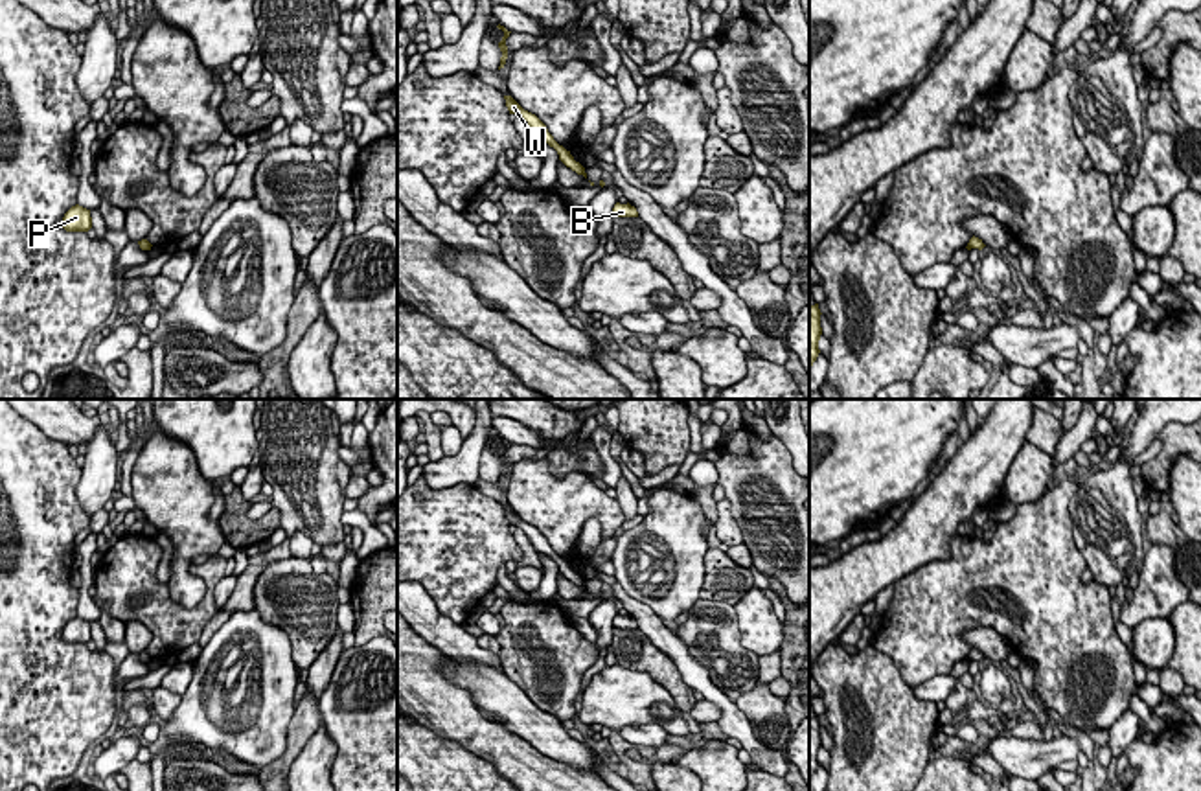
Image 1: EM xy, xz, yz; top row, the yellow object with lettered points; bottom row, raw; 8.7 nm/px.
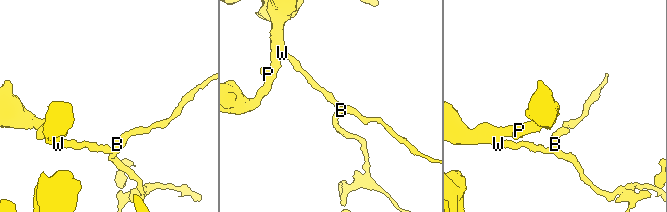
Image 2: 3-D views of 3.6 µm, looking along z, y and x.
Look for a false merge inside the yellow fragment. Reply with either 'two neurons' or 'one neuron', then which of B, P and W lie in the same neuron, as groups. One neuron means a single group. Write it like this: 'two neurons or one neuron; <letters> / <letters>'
two neurons; B / P W

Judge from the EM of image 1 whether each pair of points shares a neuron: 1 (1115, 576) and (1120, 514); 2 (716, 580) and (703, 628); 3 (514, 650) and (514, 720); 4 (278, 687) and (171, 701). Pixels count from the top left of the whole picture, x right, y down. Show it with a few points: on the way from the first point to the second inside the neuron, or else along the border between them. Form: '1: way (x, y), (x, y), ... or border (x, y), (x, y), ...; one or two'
1: way (1093, 550), (1082, 532), (1082, 514), (1095, 504); one
2: border (725, 602), (732, 606); two
3: border (501, 670), (545, 710); two
4: border (183, 696), (181, 703), (164, 722); two

